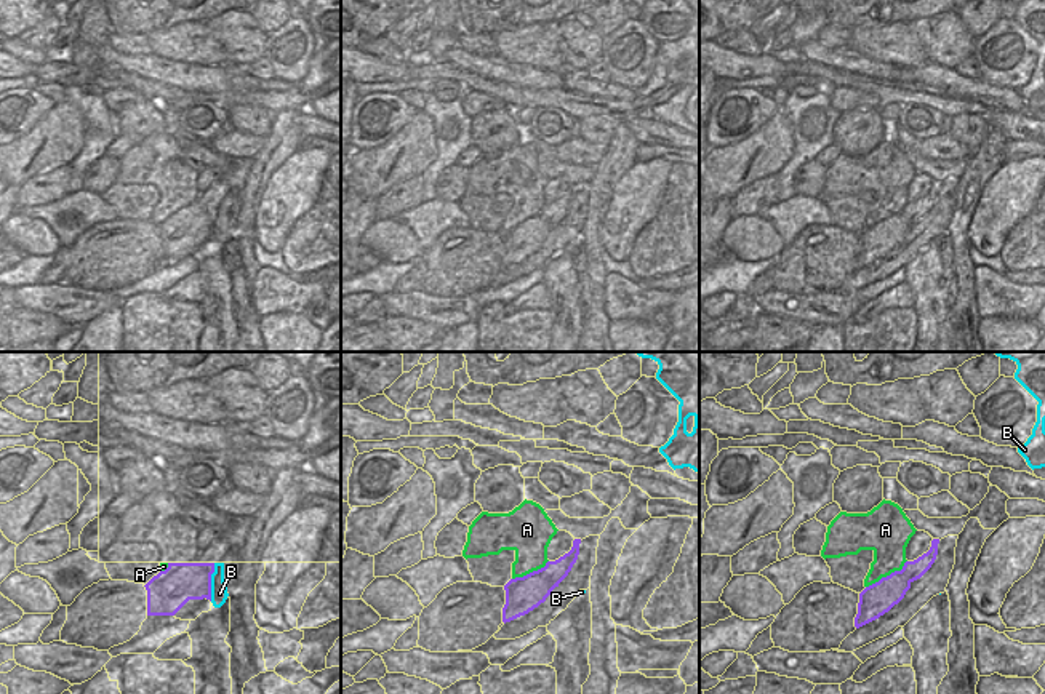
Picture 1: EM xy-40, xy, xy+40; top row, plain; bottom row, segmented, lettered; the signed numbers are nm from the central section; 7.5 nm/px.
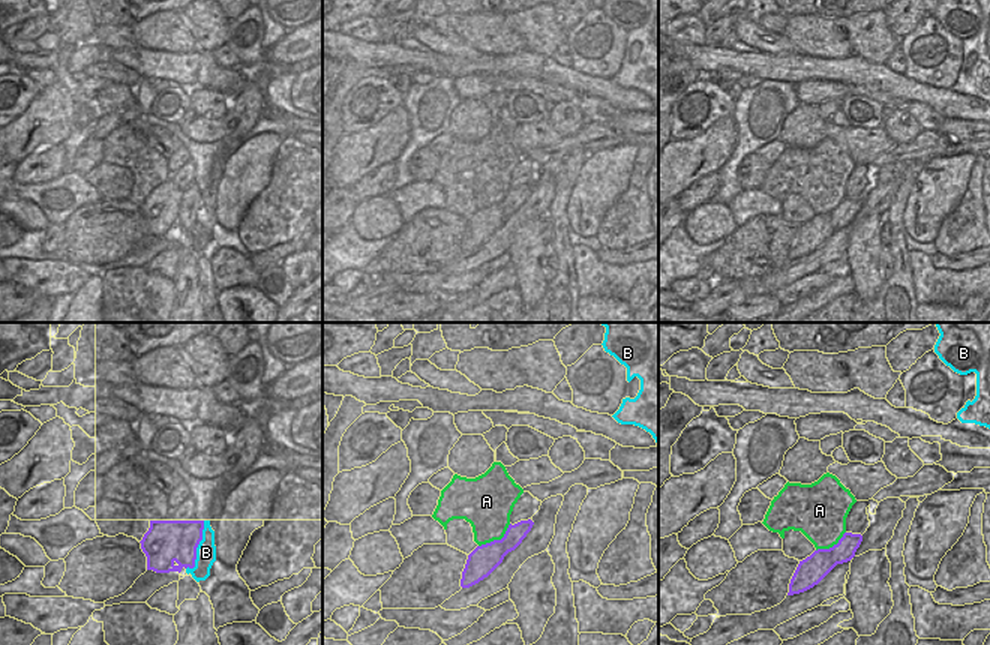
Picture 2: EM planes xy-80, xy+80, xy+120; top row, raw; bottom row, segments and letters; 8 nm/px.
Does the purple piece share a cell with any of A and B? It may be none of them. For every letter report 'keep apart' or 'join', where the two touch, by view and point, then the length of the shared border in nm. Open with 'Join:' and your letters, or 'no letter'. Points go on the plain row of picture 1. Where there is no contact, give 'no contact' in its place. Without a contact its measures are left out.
Join: no letter
A: keep apart; meets purple in xy+40 at (887, 218); contact 380 nm long
B: keep apart; meets purple in xy-40 at (210, 224); contact 300 nm long

